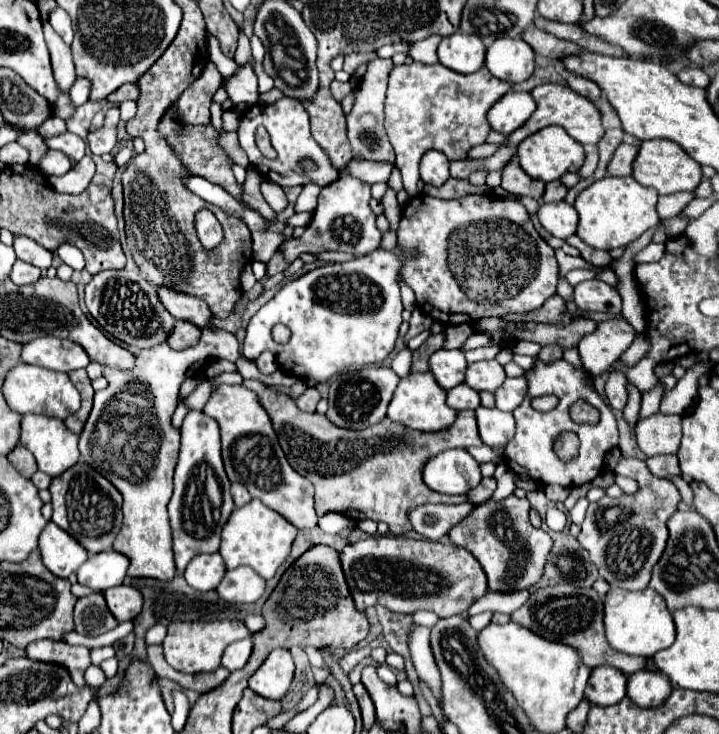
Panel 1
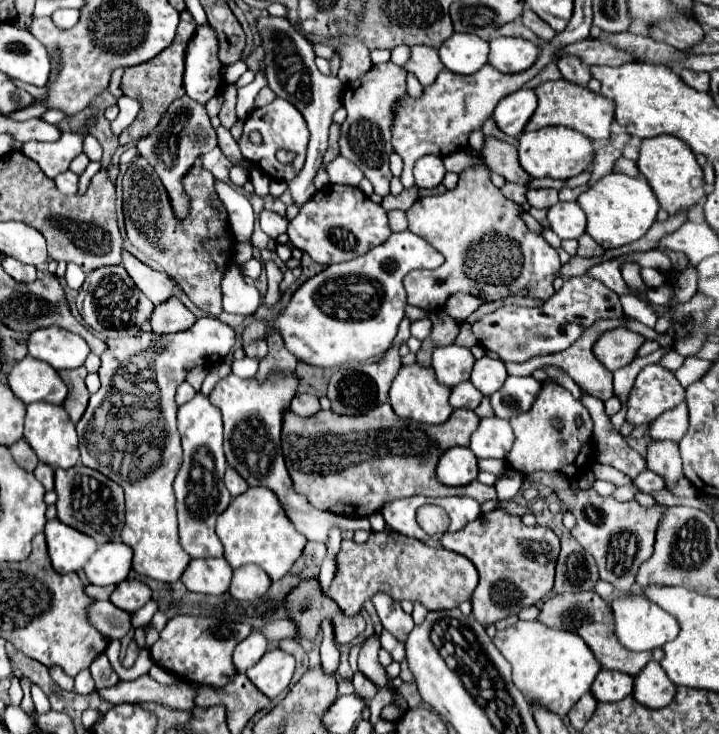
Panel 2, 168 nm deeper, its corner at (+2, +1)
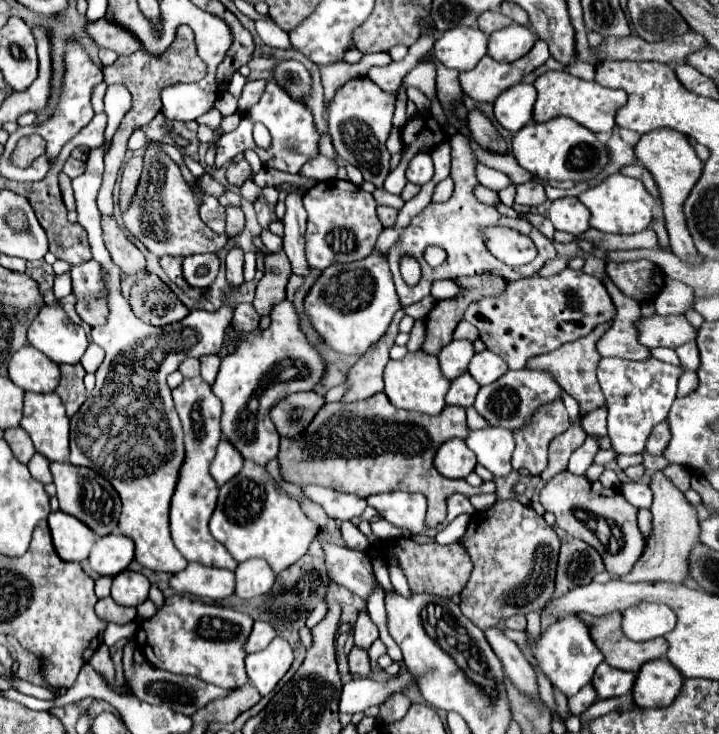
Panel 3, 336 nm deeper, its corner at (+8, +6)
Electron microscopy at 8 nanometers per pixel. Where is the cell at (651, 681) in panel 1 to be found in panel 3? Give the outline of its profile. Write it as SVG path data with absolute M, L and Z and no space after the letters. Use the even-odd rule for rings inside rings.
M659 658L659 660L645 662L633 686L633 700L637 706L643 708L669 706L675 700L681 682L683 676L667 660Z

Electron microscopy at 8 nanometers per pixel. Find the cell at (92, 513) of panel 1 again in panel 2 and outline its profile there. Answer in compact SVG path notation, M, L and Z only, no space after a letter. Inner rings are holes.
M75 465L71 469L55 469L55 491L59 495L57 499L57 519L65 525L71 525L73 529L79 529L81 533L87 533L97 541L97 545L109 543L109 541L121 541L121 531L125 523L125 501L123 501L123 489L105 477L103 473L89 469L85 465Z

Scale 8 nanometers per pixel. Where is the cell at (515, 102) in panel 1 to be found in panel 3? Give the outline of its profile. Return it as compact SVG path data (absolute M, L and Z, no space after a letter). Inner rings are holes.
M519 82L511 88L507 88L497 100L495 100L495 120L507 128L509 132L519 132L533 116L533 104L535 104L535 88L533 84Z

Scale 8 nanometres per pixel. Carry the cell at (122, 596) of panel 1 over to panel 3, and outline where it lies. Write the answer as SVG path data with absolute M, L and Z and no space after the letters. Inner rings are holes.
M123 570L113 578L111 598L121 606L139 606L141 602L147 600L147 594L149 594L149 580L139 572Z

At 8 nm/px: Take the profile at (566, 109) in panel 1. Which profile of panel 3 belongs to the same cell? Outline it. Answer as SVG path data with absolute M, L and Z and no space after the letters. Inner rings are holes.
M545 72L535 80L537 102L533 108L535 122L547 122L557 116L567 116L589 128L591 132L611 132L615 126L615 112L627 102L623 90L609 90L597 82L587 82L571 76L569 72Z

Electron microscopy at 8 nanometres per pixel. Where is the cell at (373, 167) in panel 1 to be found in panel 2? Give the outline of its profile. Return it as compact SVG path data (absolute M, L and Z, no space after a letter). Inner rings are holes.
M337 155L333 161L329 161L325 171L329 175L329 181L339 183L339 185L353 185L355 187L363 179L361 169L355 163L351 163L345 157L341 157L341 155Z

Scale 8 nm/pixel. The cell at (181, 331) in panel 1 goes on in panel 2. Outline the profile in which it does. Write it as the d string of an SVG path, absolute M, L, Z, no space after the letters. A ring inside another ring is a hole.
M171 297L159 305L155 305L151 313L151 329L157 335L185 331L195 323L195 315L177 299Z

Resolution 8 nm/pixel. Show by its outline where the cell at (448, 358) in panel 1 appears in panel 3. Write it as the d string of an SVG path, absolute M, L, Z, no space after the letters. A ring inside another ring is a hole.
M451 340L445 348L439 350L439 366L447 380L459 378L463 372L467 372L467 364L473 358L473 344L469 340Z

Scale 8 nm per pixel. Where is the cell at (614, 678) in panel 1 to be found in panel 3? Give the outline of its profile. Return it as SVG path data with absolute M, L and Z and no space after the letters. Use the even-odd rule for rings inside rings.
M601 662L597 666L595 676L593 676L593 688L597 690L599 700L617 698L617 696L629 694L631 688L633 688L633 682L635 682L635 674L633 672L611 668L605 662Z

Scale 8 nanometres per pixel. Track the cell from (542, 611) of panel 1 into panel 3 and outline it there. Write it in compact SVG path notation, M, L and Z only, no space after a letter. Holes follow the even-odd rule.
M577 614L589 626L589 634L593 642L605 656L605 662L619 670L637 672L645 662L663 658L667 652L665 638L655 638L647 642L633 642L621 632L621 614L605 614L605 616L589 616Z

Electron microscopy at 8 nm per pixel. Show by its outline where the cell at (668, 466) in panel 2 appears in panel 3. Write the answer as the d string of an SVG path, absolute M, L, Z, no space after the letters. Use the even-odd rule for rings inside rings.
M663 470L655 472L649 488L653 490L653 530L647 540L647 548L639 562L633 566L629 574L625 574L621 580L625 582L641 582L641 580L669 580L669 582L685 582L691 578L689 572L689 550L693 550L699 542L699 518L695 508L687 502L683 492L677 490L677 486L663 474Z

